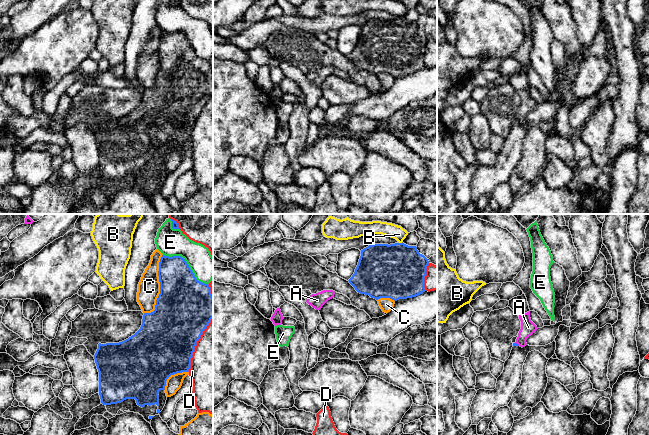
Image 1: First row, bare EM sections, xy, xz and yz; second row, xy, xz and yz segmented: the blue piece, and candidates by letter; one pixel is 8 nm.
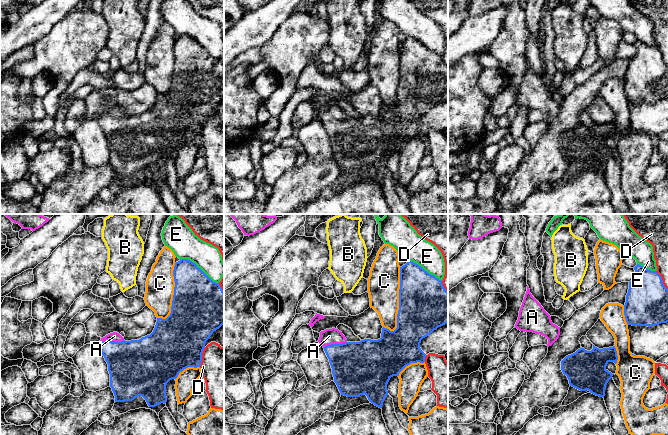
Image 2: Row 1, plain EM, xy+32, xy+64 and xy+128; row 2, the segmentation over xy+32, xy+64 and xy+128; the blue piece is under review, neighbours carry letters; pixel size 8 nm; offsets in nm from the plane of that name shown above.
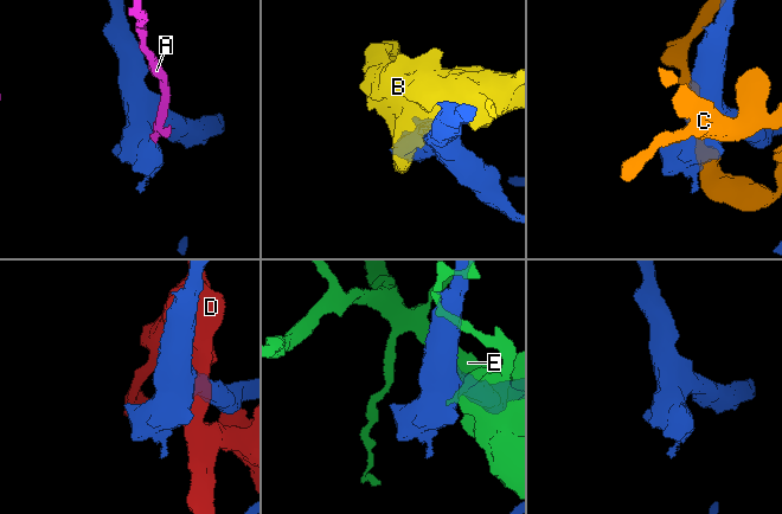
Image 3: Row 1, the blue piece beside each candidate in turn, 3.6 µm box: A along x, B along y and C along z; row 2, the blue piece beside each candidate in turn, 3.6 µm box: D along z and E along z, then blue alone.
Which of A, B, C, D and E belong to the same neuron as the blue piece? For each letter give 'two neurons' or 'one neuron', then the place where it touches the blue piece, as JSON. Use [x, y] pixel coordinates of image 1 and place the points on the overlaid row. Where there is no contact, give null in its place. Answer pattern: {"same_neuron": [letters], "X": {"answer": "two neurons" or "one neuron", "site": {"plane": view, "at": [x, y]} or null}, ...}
{"same_neuron": ["A"], "A": {"answer": "one neuron", "site": {"plane": "yz", "at": [517, 344]}}, "B": {"answer": "two neurons", "site": {"plane": "xz", "at": [400, 243]}}, "C": {"answer": "two neurons", "site": {"plane": "xy", "at": [160, 287]}}, "D": {"answer": "two neurons", "site": {"plane": "xy", "at": [195, 344]}}, "E": {"answer": "two neurons", "site": {"plane": "xy", "at": [187, 264]}}}

